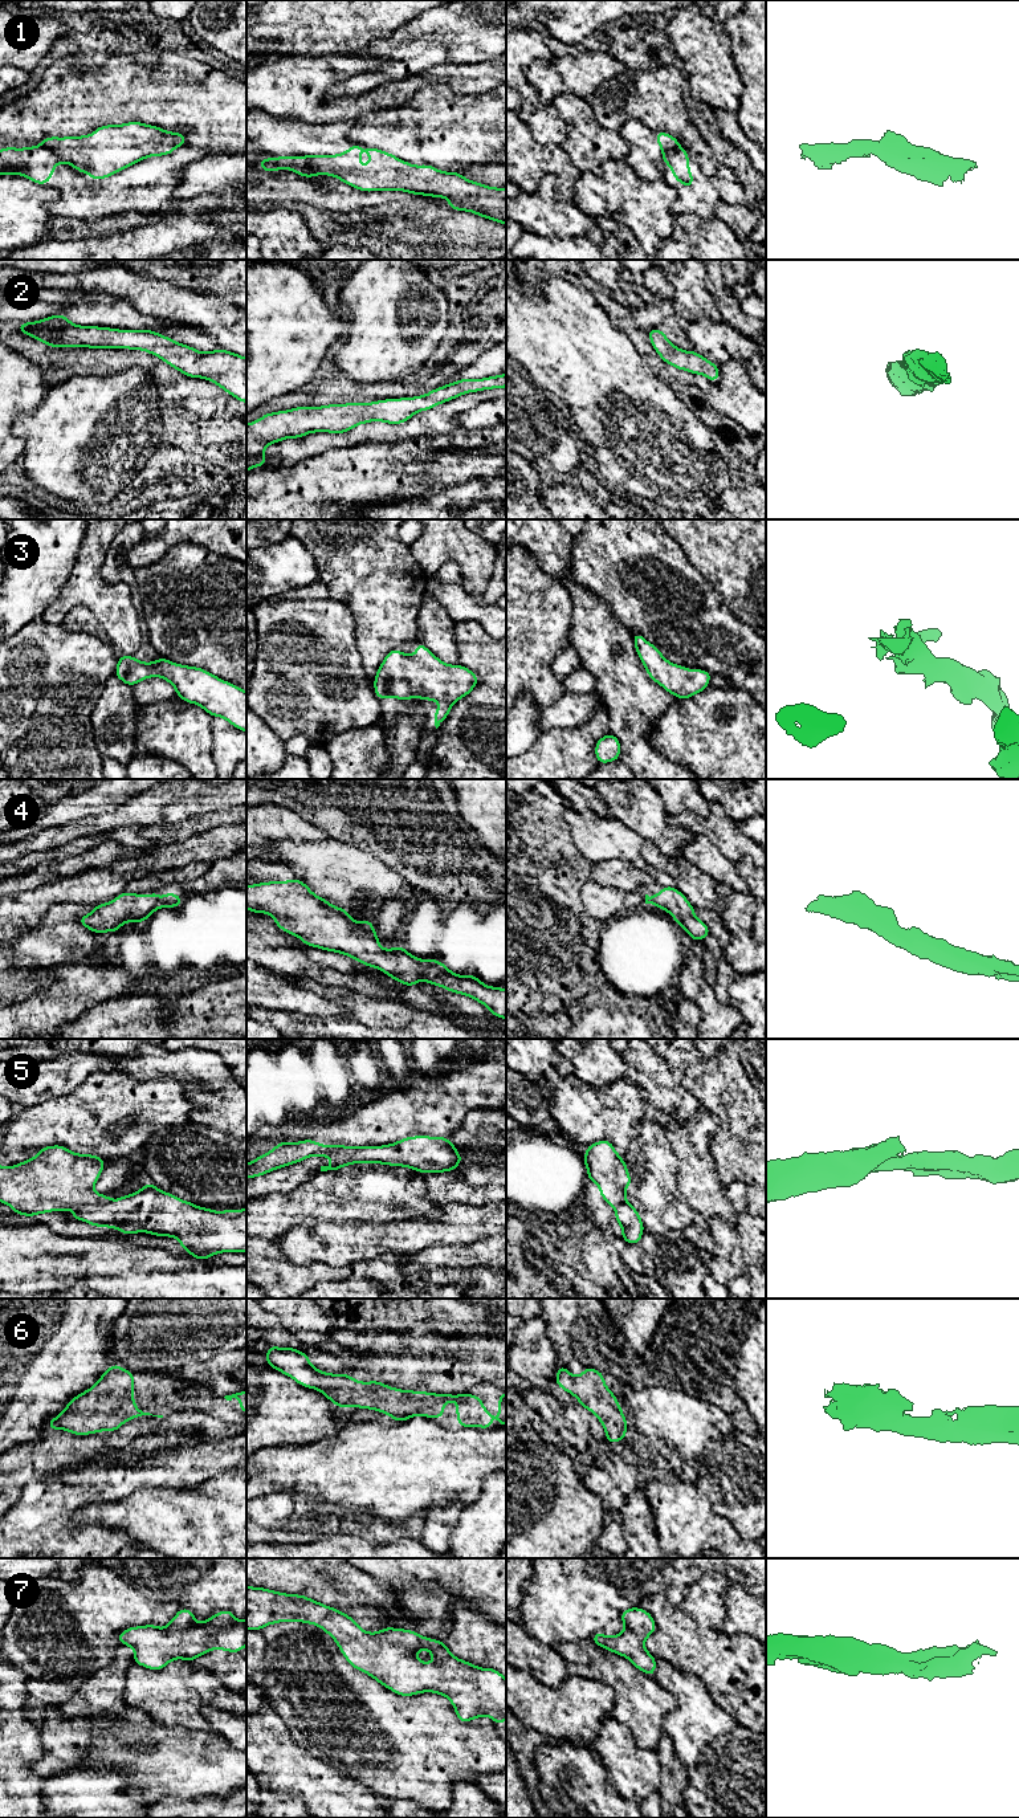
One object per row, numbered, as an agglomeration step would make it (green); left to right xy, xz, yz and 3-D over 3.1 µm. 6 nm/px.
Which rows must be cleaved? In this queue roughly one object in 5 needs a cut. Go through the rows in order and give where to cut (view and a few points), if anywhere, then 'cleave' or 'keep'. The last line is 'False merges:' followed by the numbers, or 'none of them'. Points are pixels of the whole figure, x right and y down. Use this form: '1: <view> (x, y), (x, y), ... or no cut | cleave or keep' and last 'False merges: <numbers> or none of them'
1: xy (41, 142), (60, 160) | cleave
2: no cut | keep
3: no cut | keep
4: no cut | keep
5: xy (110, 1201), (72, 1207) | cleave
6: no cut | keep
7: no cut | keep
False merges: 1, 5

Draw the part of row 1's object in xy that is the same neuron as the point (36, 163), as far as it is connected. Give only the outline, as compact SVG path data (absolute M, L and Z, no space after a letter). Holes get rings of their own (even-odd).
M42 143L34 147L5 147L0 150L0 175L23 175L40 186L44 186L50 180L50 178L54 175L53 168L58 164L60 159Z

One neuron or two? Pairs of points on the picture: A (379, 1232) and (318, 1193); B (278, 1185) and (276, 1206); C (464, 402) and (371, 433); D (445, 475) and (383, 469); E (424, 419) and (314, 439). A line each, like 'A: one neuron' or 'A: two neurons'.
A: two neurons
B: two neurons
C: one neuron
D: one neuron
E: one neuron

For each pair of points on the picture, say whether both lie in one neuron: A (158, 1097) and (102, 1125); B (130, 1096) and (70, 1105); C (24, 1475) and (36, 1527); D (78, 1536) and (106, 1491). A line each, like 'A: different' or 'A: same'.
A: same
B: same
C: different
D: same

